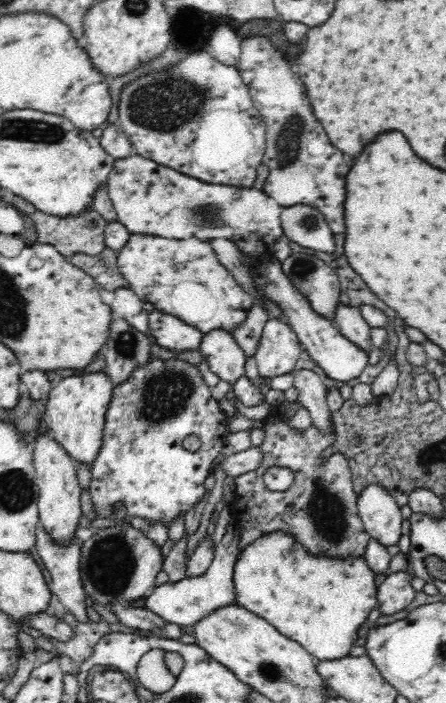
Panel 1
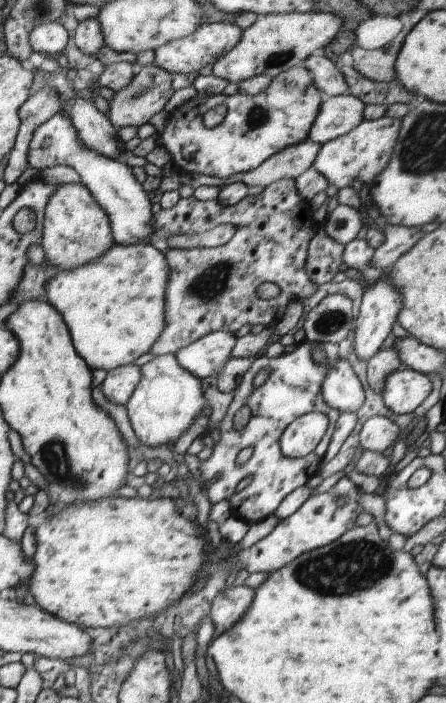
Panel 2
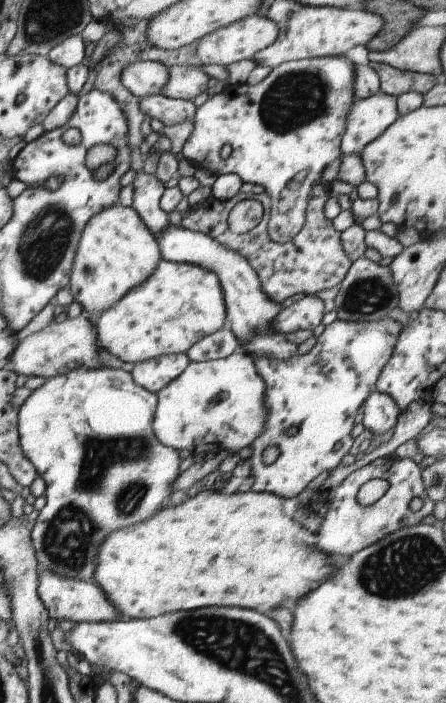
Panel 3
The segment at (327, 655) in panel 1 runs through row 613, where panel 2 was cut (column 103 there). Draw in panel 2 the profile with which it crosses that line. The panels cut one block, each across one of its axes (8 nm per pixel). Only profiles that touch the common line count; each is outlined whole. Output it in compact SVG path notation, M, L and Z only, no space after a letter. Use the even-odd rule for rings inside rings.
M113 244L107 252L81 264L73 270L57 270L57 274L47 280L45 294L47 304L51 304L67 324L67 332L71 336L71 344L75 352L83 358L89 370L105 370L111 372L121 366L133 364L135 358L149 352L157 336L163 332L163 304L165 304L165 286L169 278L169 268L163 254L149 244Z

